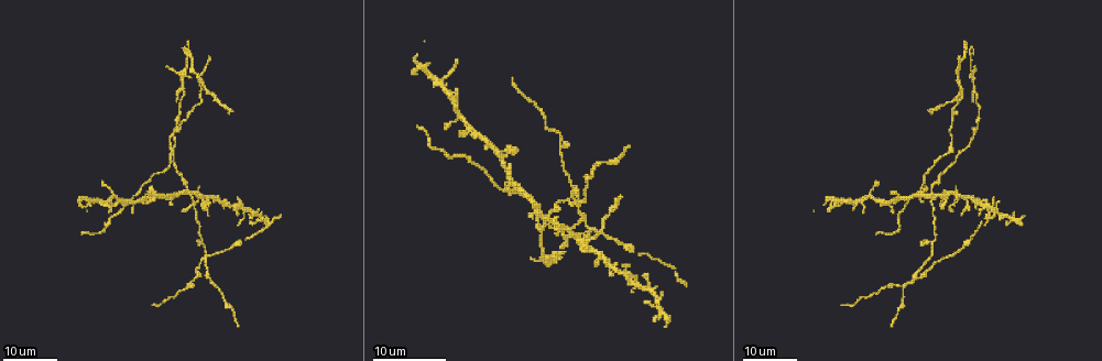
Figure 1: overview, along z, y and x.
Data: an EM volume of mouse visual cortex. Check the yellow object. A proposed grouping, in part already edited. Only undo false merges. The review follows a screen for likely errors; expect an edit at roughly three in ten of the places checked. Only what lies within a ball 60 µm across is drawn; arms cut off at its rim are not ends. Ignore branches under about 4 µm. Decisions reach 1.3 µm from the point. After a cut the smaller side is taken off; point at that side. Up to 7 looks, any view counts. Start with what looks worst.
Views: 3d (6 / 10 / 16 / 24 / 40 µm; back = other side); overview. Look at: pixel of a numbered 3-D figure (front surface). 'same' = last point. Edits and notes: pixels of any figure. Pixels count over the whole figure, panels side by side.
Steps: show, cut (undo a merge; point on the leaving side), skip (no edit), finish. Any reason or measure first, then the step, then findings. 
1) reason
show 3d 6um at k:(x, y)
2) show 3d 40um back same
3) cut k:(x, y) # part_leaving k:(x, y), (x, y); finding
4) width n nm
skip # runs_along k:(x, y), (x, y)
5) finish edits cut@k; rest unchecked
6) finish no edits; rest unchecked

small branch off a trunk
show 3d 24um at 1:(577, 238)

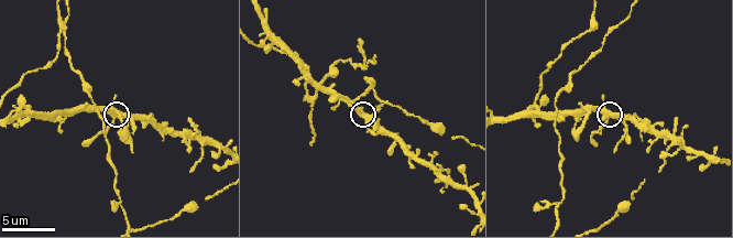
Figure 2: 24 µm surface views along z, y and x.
show 3d 10um at 2:(361, 115)

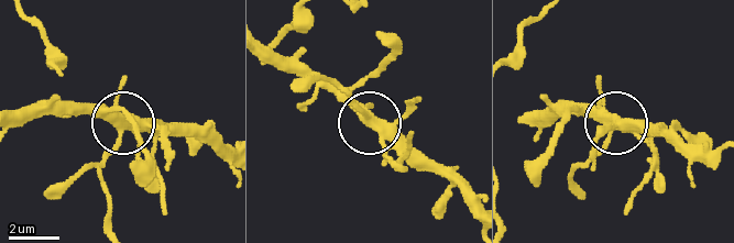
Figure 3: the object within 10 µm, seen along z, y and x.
side_arm 5 um
skip # continuous, no second cell

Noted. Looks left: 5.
show 3d 16um at 2:(540, 84)

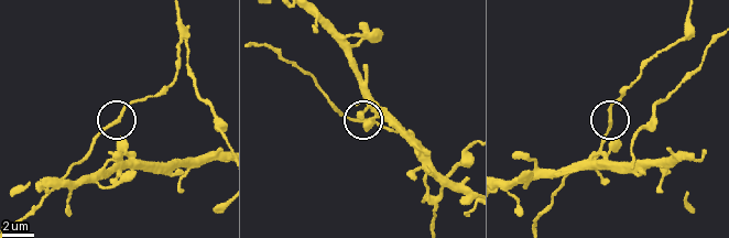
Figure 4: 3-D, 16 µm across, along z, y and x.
skip # runs_along 4:(176, 14), (177, 73), (156, 95), (129, 105), (91, 143); continuous, no second cell

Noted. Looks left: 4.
show 3d 10um at 2:(627, 205)

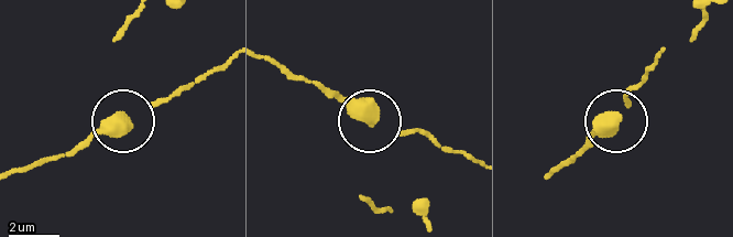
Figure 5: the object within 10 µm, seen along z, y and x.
closer look
show 3d 6um at 5:(127, 120)

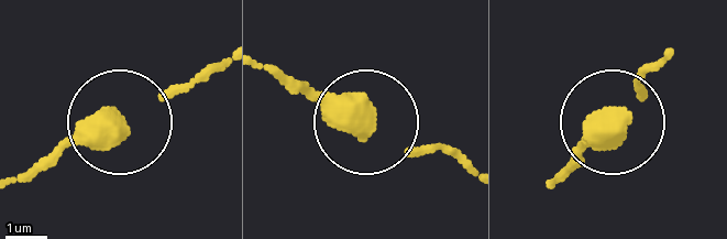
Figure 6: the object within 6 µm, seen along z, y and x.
skip # runs_along 6:(21, 177), (196, 76); one cell here

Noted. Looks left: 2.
finish no edits; rest unchecked

